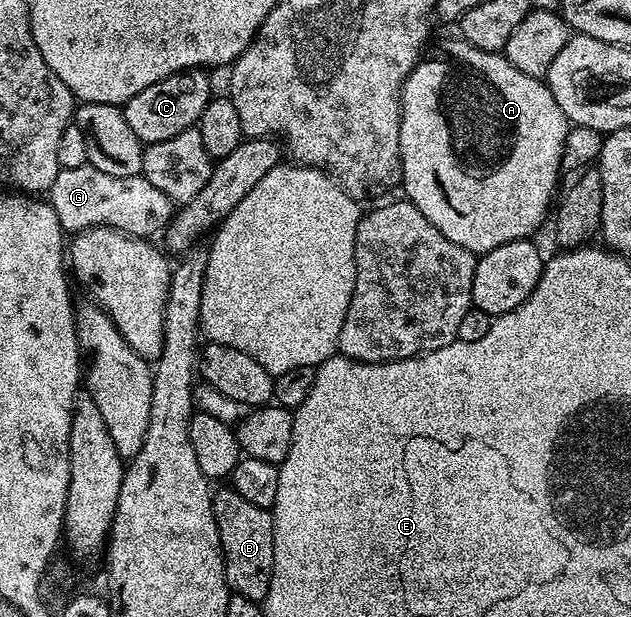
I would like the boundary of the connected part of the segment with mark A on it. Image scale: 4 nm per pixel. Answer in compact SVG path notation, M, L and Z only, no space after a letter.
M463 37L455 38L446 40L433 55L425 54L404 82L400 94L400 156L404 174L402 191L408 202L416 206L418 213L422 213L422 217L426 217L426 221L430 221L430 225L434 225L434 229L442 233L442 237L450 237L454 245L479 257L490 249L498 249L498 245L535 236L534 233L543 225L544 218L547 215L549 218L550 208L557 198L556 182L561 182L562 179L560 162L570 124L562 109L558 109L558 101L554 101L554 93L550 93L544 79L535 79L522 73L522 69L514 69L514 65L510 65L510 61L503 53L483 51L467 43Z

